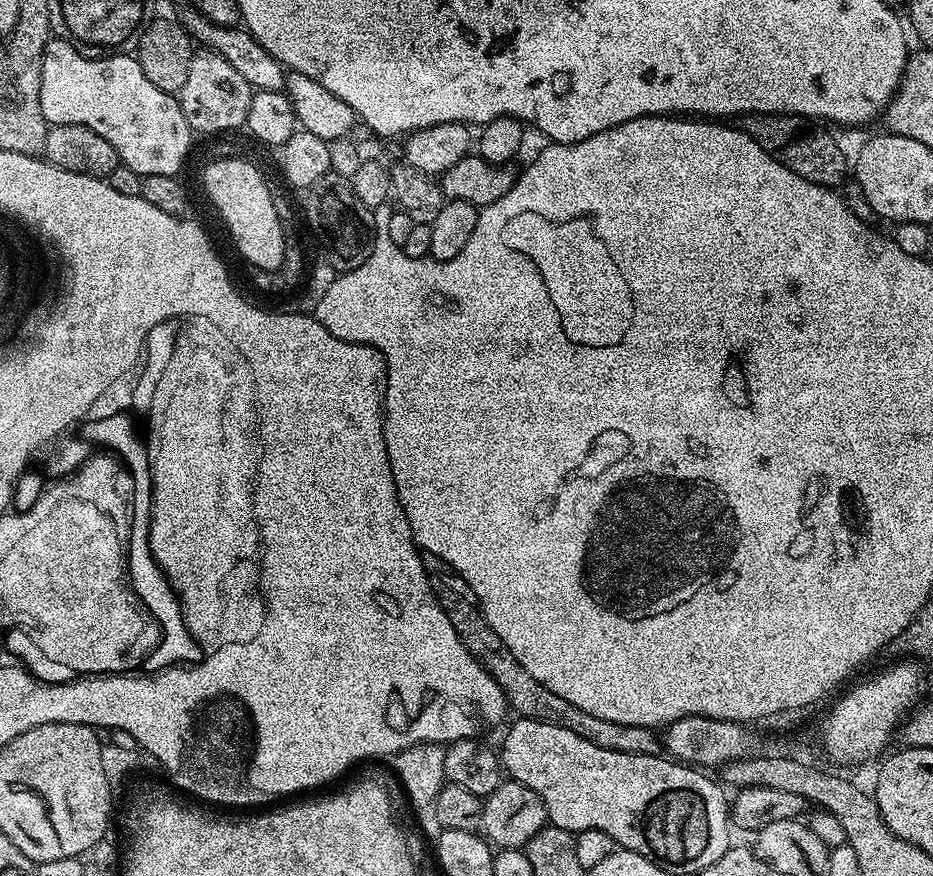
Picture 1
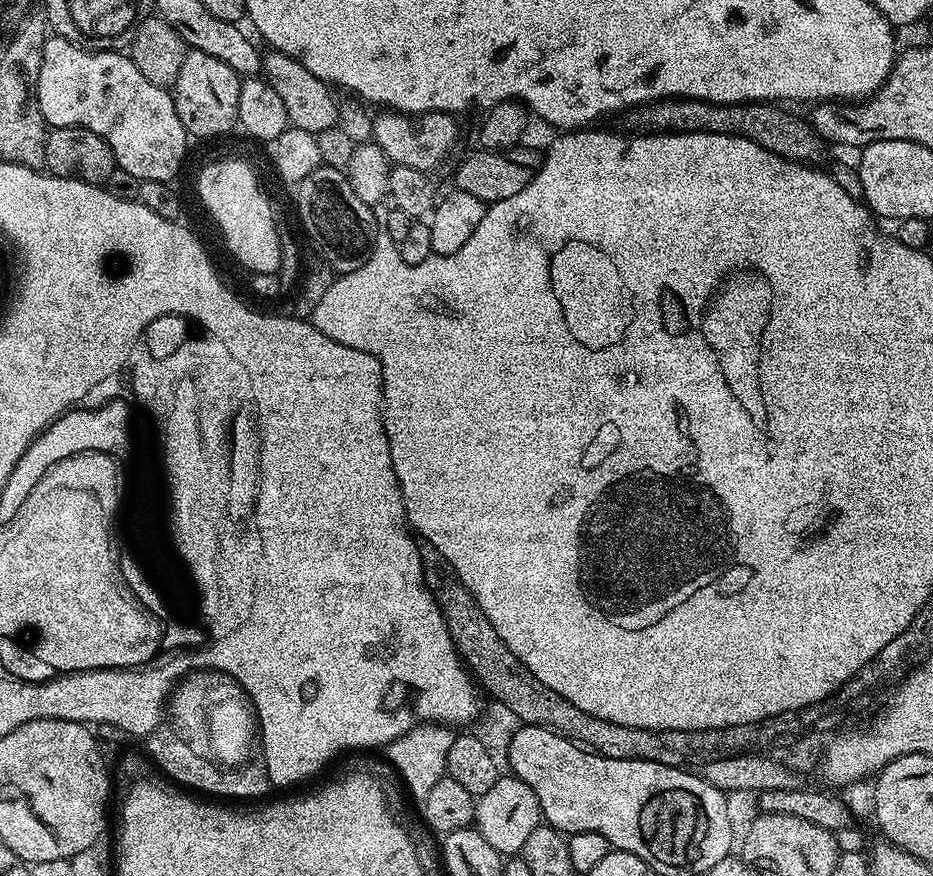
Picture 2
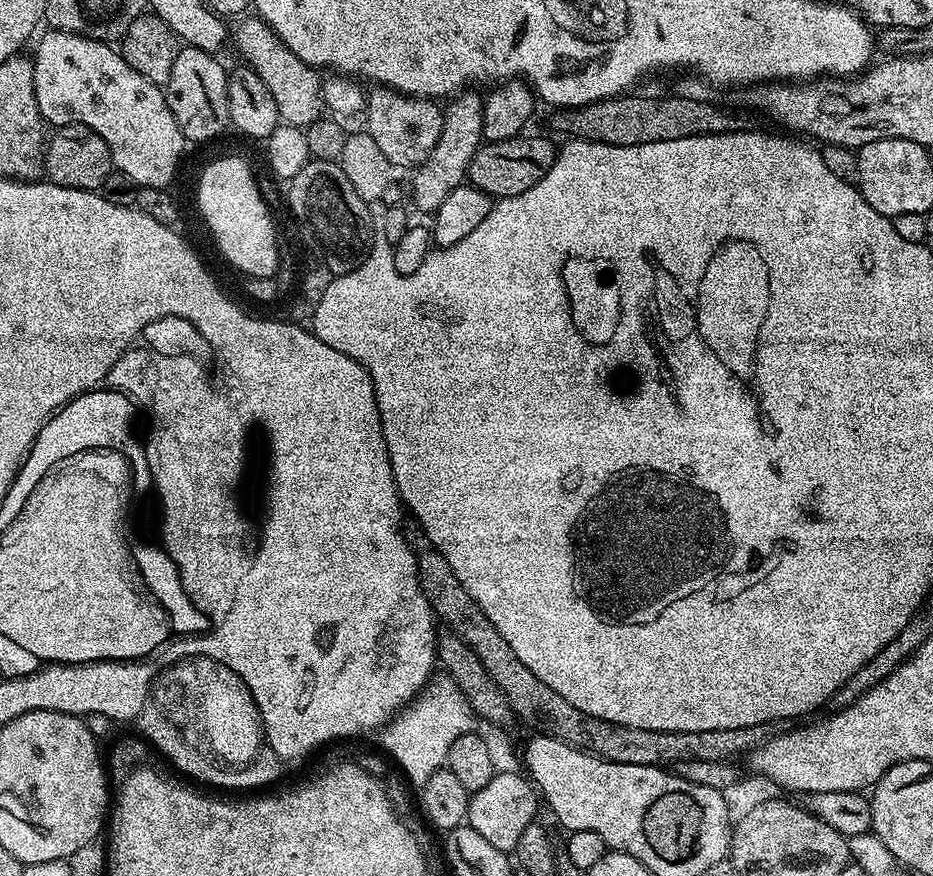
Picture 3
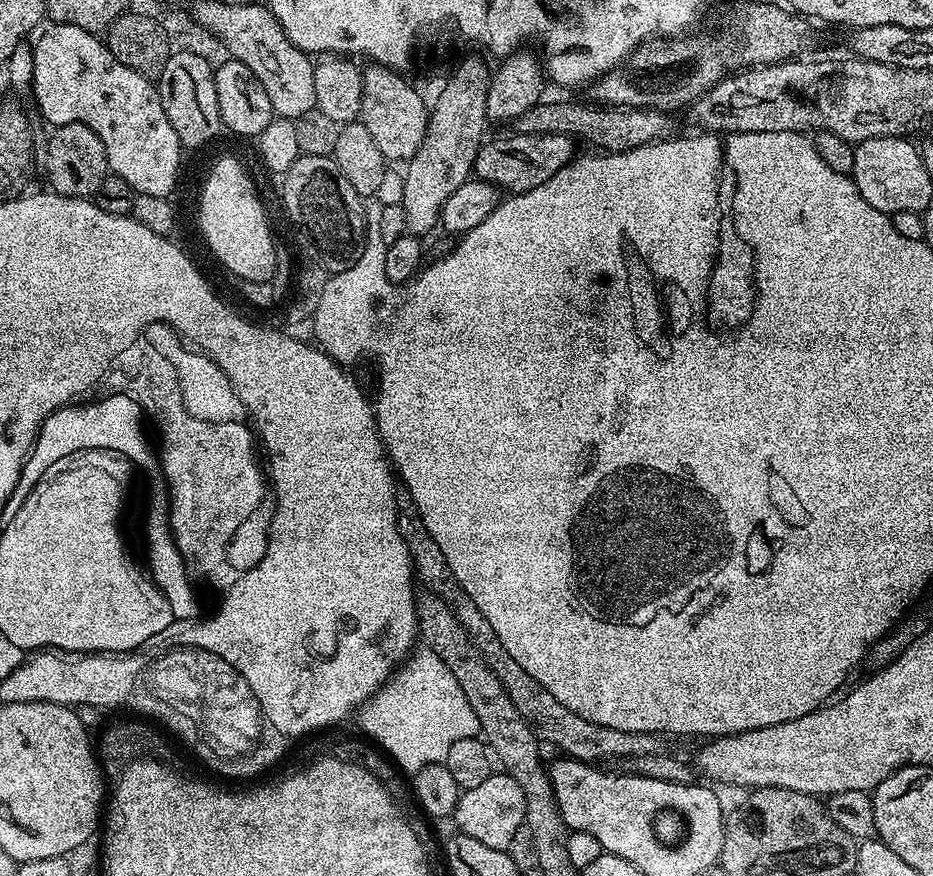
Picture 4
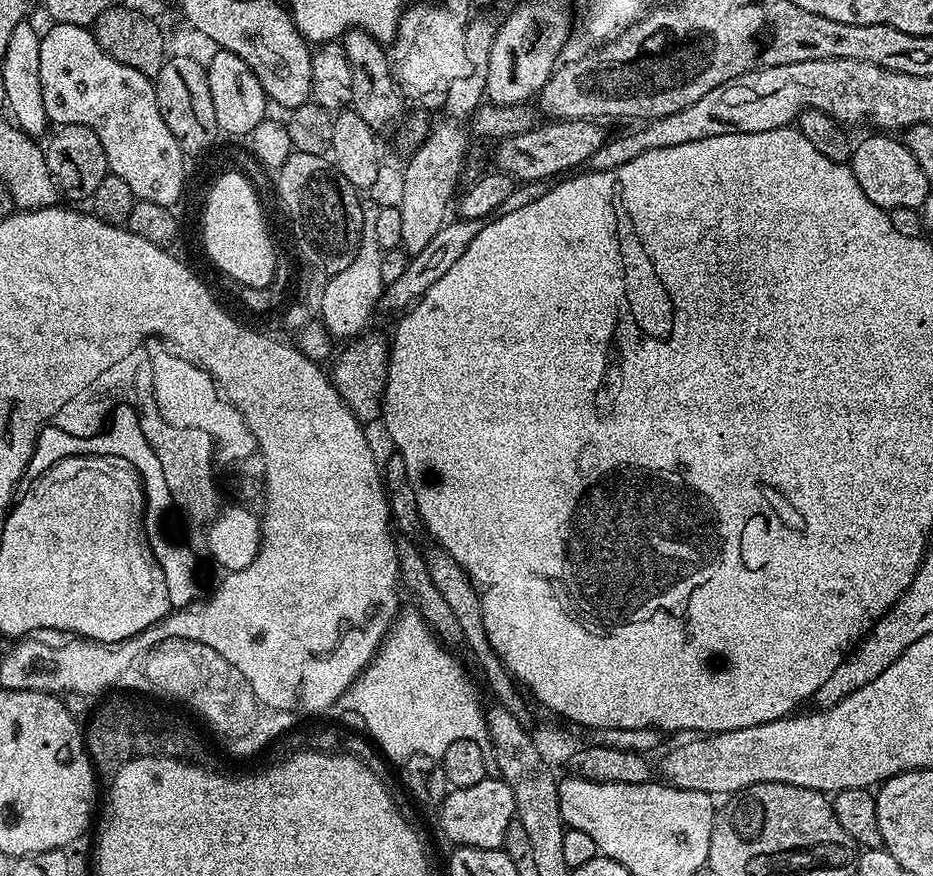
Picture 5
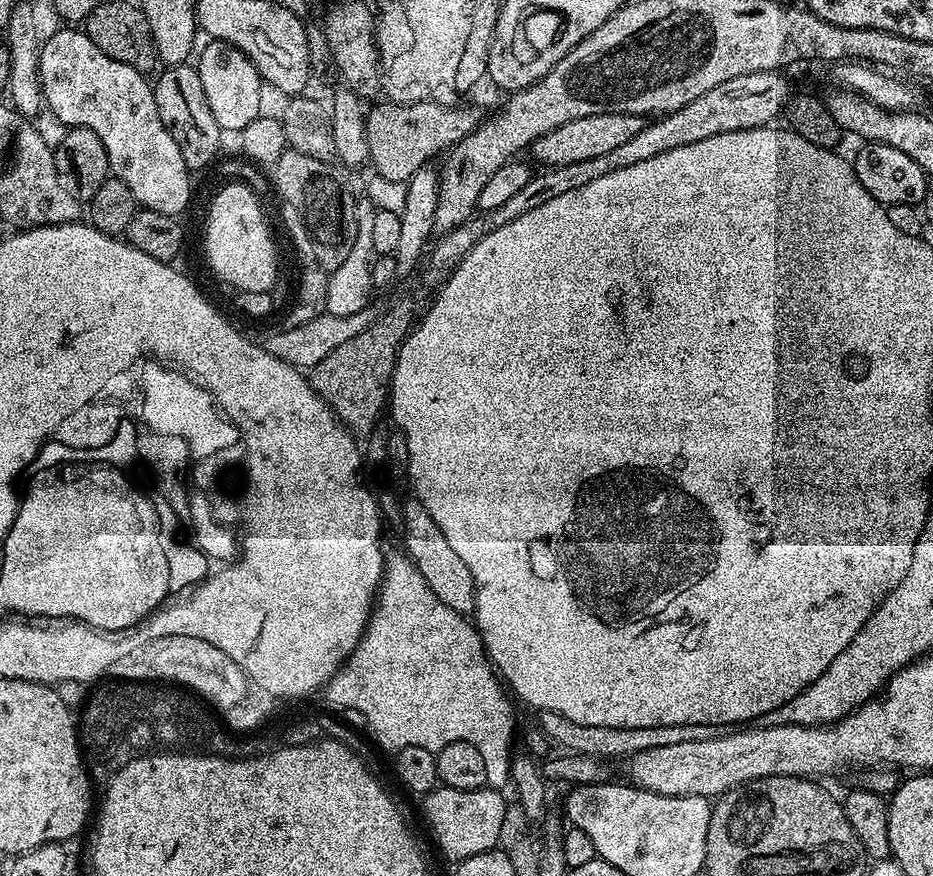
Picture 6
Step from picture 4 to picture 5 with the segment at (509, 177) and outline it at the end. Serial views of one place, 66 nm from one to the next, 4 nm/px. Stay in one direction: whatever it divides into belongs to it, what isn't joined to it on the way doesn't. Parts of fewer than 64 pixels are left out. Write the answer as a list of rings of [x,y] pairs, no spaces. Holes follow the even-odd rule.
[[[592,118],[587,120],[553,119],[551,122],[544,123],[530,129],[529,132],[511,136],[509,140],[499,141],[495,145],[495,167],[501,172],[508,173],[516,182],[525,180],[551,181],[561,174],[571,173],[573,170],[587,165],[590,154],[594,154],[594,150],[601,148],[606,139],[604,128],[600,125],[603,123]]]

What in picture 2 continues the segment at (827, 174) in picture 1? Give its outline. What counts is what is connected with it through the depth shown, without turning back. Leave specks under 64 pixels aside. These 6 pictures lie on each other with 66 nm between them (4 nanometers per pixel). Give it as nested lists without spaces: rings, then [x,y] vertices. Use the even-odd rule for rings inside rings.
[[[656,100],[652,104],[639,104],[635,110],[629,111],[629,129],[640,134],[667,134],[669,132],[709,132],[710,134],[726,134],[727,136],[741,136],[774,154],[778,154],[783,160],[790,160],[805,166],[815,165],[816,160],[824,156],[826,142],[815,130],[807,119],[795,116],[787,112],[787,107],[777,106],[772,102],[757,102],[754,104],[711,104],[705,100]]]

